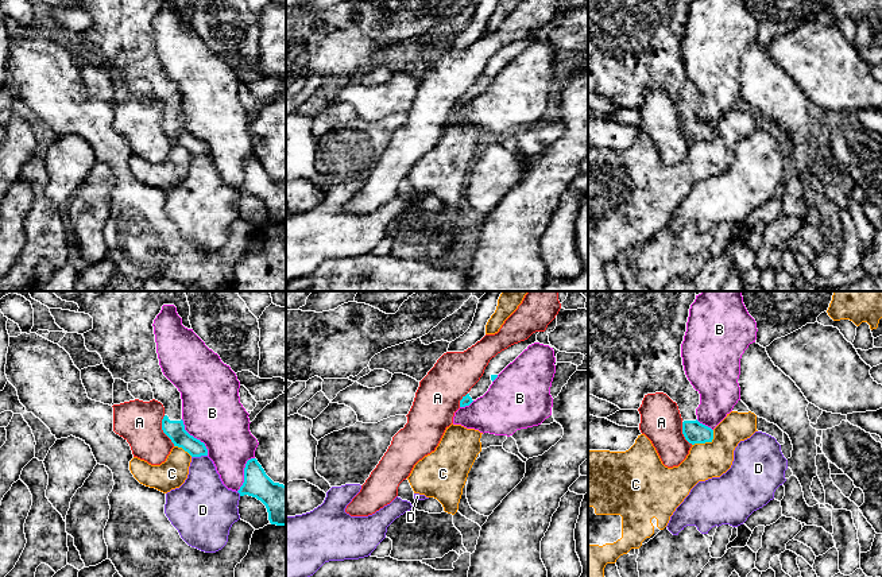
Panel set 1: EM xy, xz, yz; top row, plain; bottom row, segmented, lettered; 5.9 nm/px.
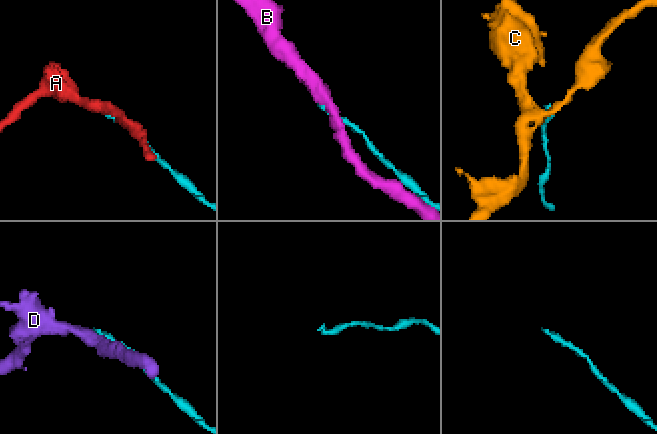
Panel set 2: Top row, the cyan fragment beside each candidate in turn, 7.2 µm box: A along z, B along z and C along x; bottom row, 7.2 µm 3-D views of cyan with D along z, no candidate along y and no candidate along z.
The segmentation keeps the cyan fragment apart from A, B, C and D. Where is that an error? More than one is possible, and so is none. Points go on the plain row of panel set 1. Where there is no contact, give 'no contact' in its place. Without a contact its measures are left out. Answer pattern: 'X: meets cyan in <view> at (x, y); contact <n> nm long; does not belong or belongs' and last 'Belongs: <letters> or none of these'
A: meets cyan in xy at (162, 127); contact 200 nm long; does not belong
B: meets cyan in xy at (196, 136); contact 280 nm long; does not belong
C: meets cyan in yz at (706, 139); contact 160 nm long; does not belong
D: meets cyan in xy at (198, 154); contact 100 nm long; does not belong
Belongs: none of these

